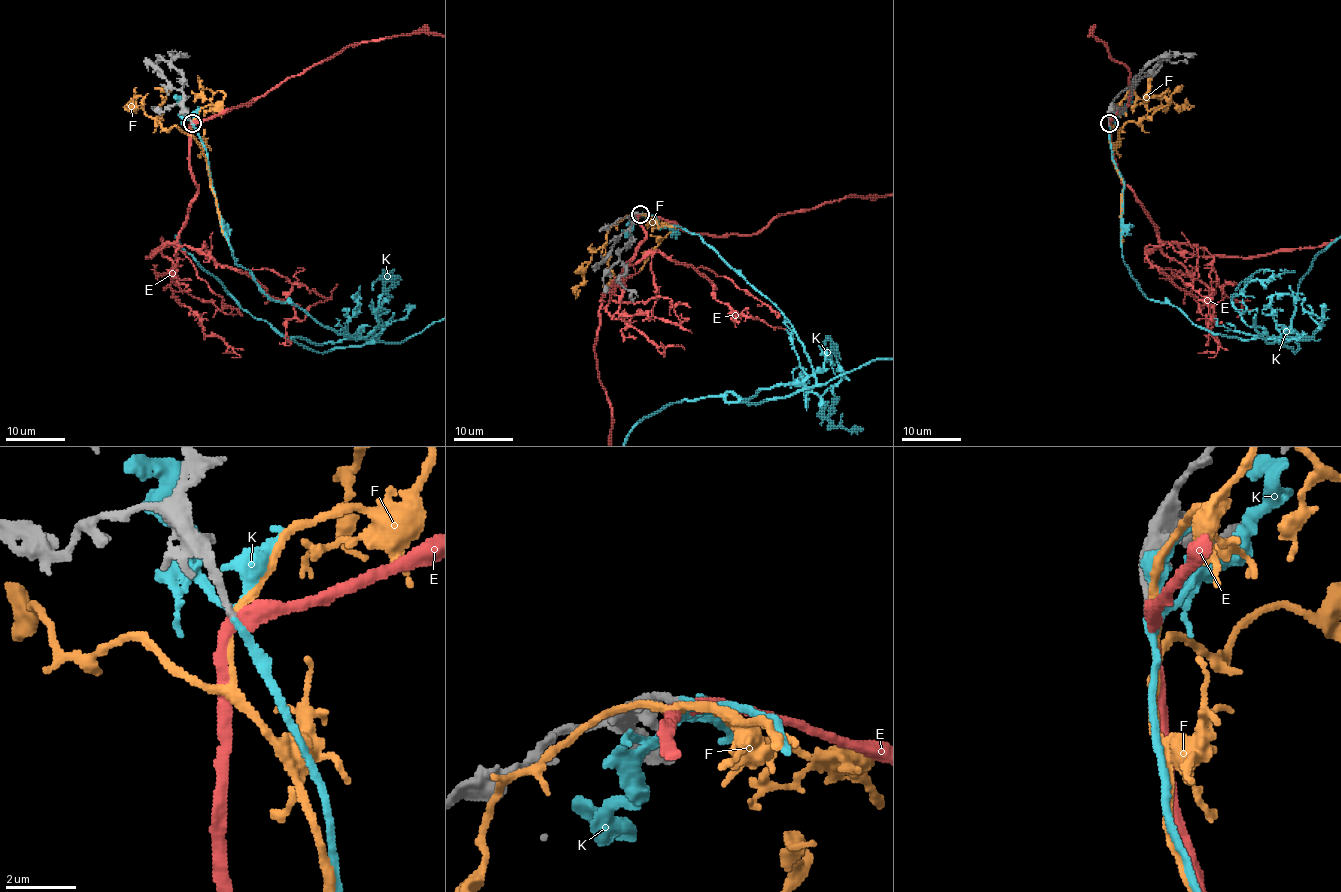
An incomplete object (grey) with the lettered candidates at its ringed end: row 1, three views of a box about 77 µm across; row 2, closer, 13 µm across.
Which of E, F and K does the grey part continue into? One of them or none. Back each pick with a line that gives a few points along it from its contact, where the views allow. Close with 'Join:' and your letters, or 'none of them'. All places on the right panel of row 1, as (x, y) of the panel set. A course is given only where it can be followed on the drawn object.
Join: K

